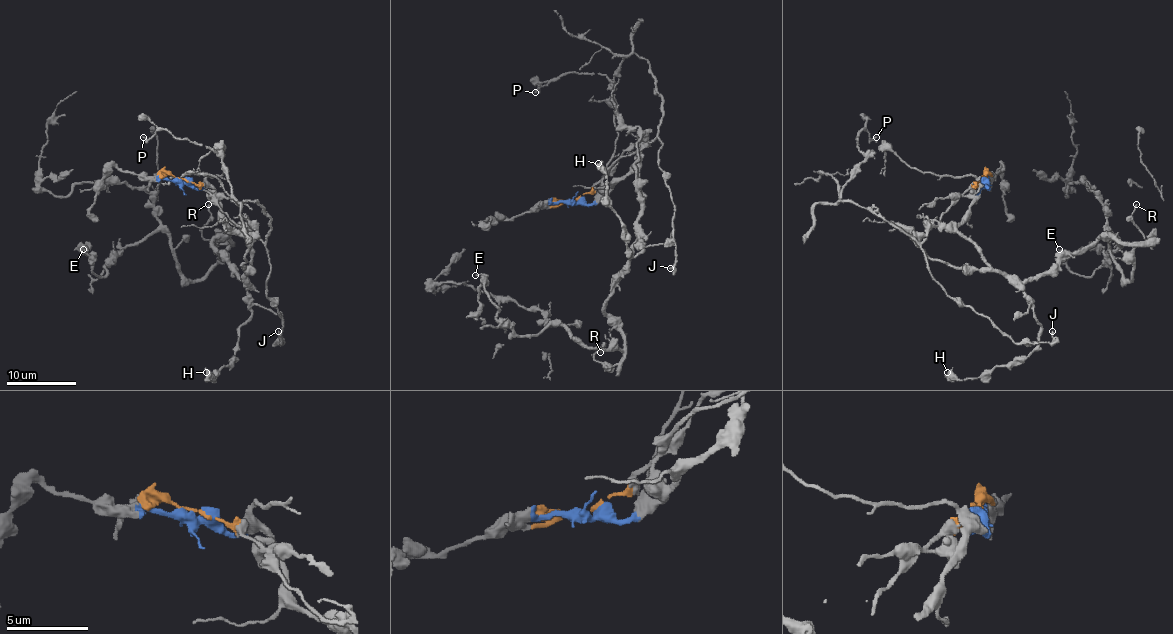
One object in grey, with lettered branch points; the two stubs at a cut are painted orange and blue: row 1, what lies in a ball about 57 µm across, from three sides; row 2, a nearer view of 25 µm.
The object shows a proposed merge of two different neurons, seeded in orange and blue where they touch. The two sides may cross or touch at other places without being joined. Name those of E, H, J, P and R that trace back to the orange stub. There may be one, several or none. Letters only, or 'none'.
J, P

